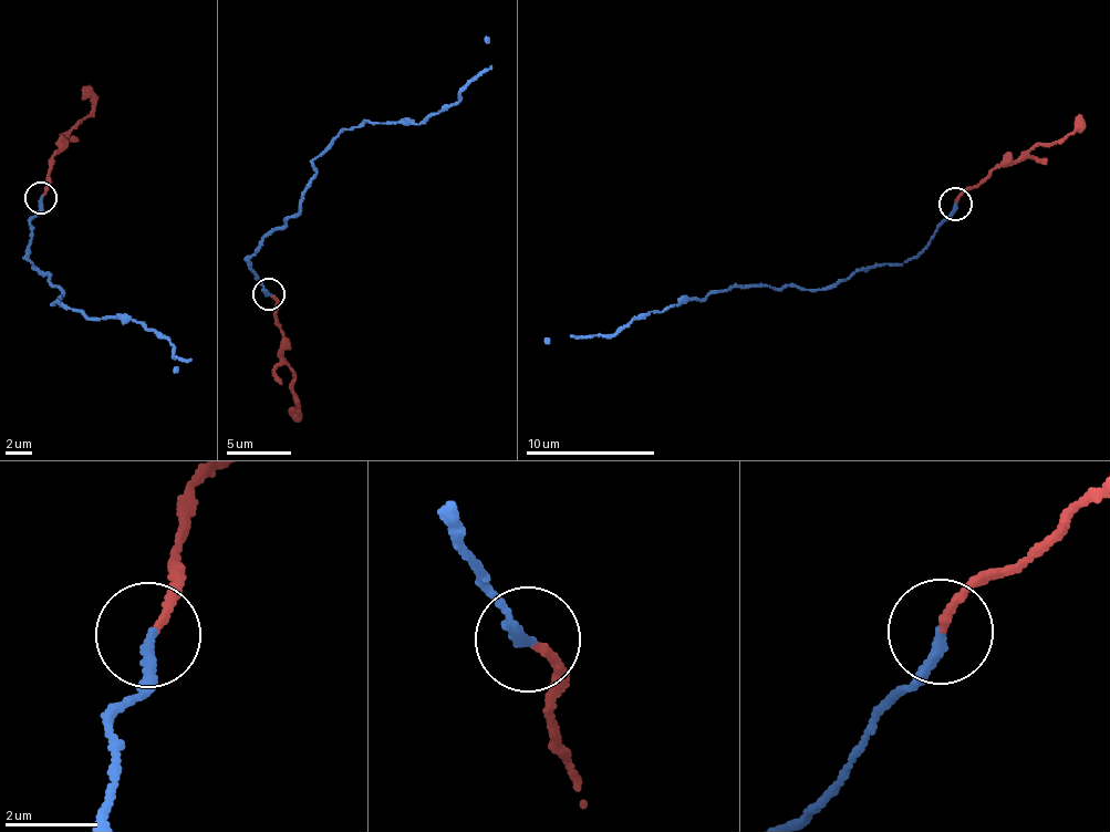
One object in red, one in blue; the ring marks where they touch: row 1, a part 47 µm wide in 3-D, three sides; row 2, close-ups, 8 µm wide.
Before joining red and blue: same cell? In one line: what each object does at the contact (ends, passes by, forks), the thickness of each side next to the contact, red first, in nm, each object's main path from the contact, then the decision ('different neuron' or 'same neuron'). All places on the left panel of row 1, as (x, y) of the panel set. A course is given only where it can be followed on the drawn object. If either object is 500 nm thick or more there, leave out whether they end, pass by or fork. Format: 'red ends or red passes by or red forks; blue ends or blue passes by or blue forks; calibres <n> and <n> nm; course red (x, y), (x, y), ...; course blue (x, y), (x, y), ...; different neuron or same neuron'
red ends; blue ends; calibres 150 and 240 nm; course red (41, 198), (49, 184), (54, 155), (64, 149), (63, 142), (75, 124), (89, 117), (94, 103), (82, 85); course blue (41, 198), (27, 258), (62, 291), (52, 304), (86, 316), (145, 321), (188, 360), (174, 373); same neuron

